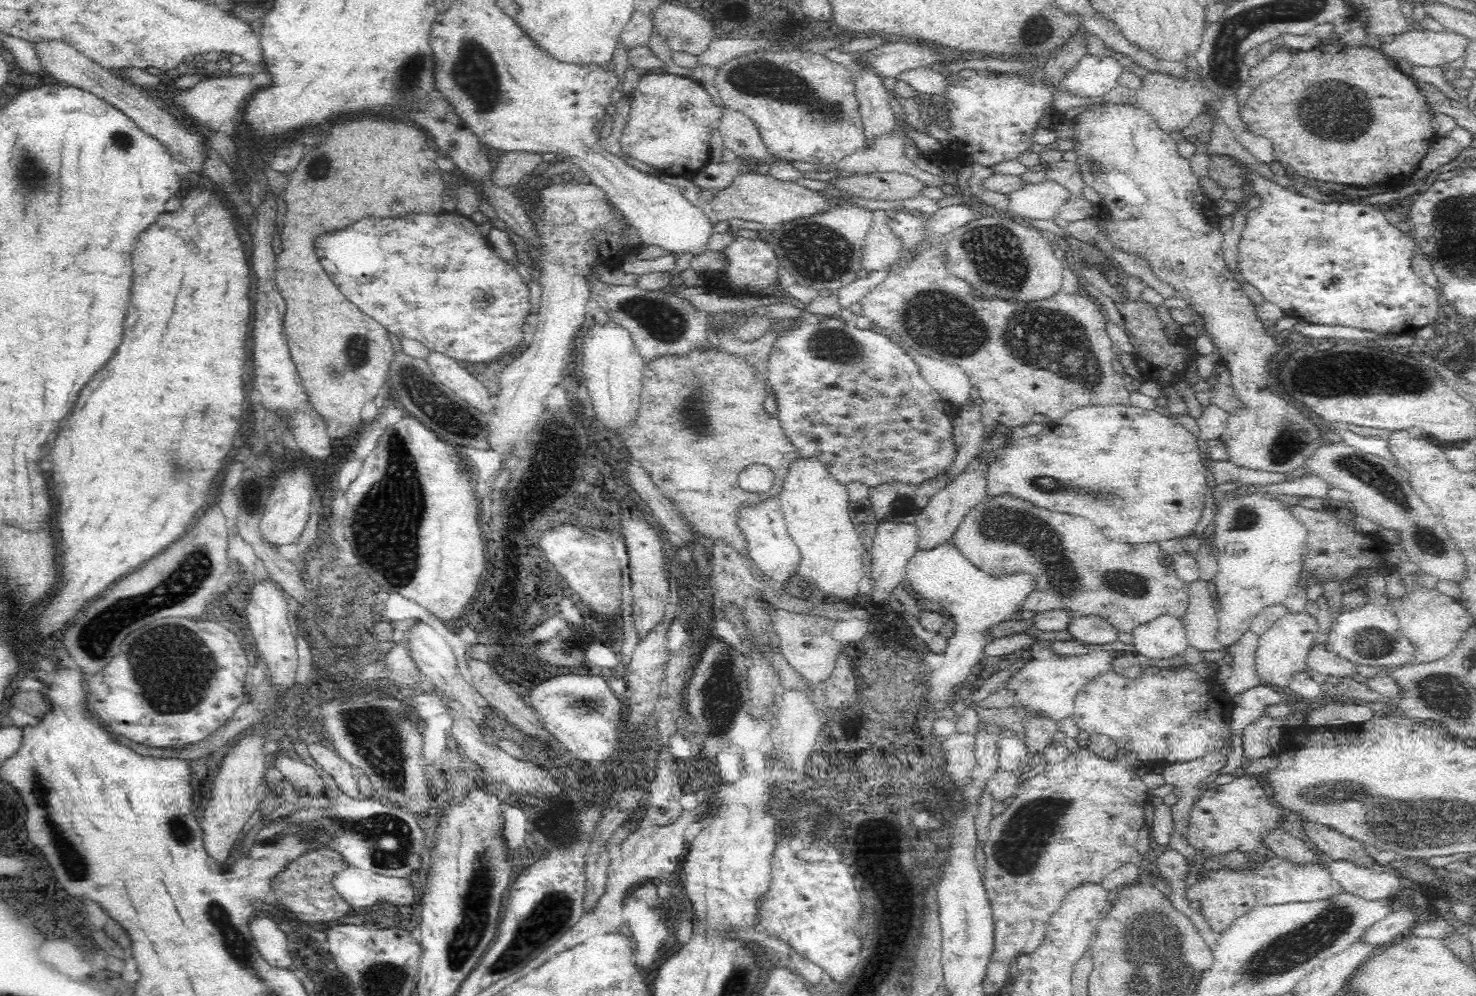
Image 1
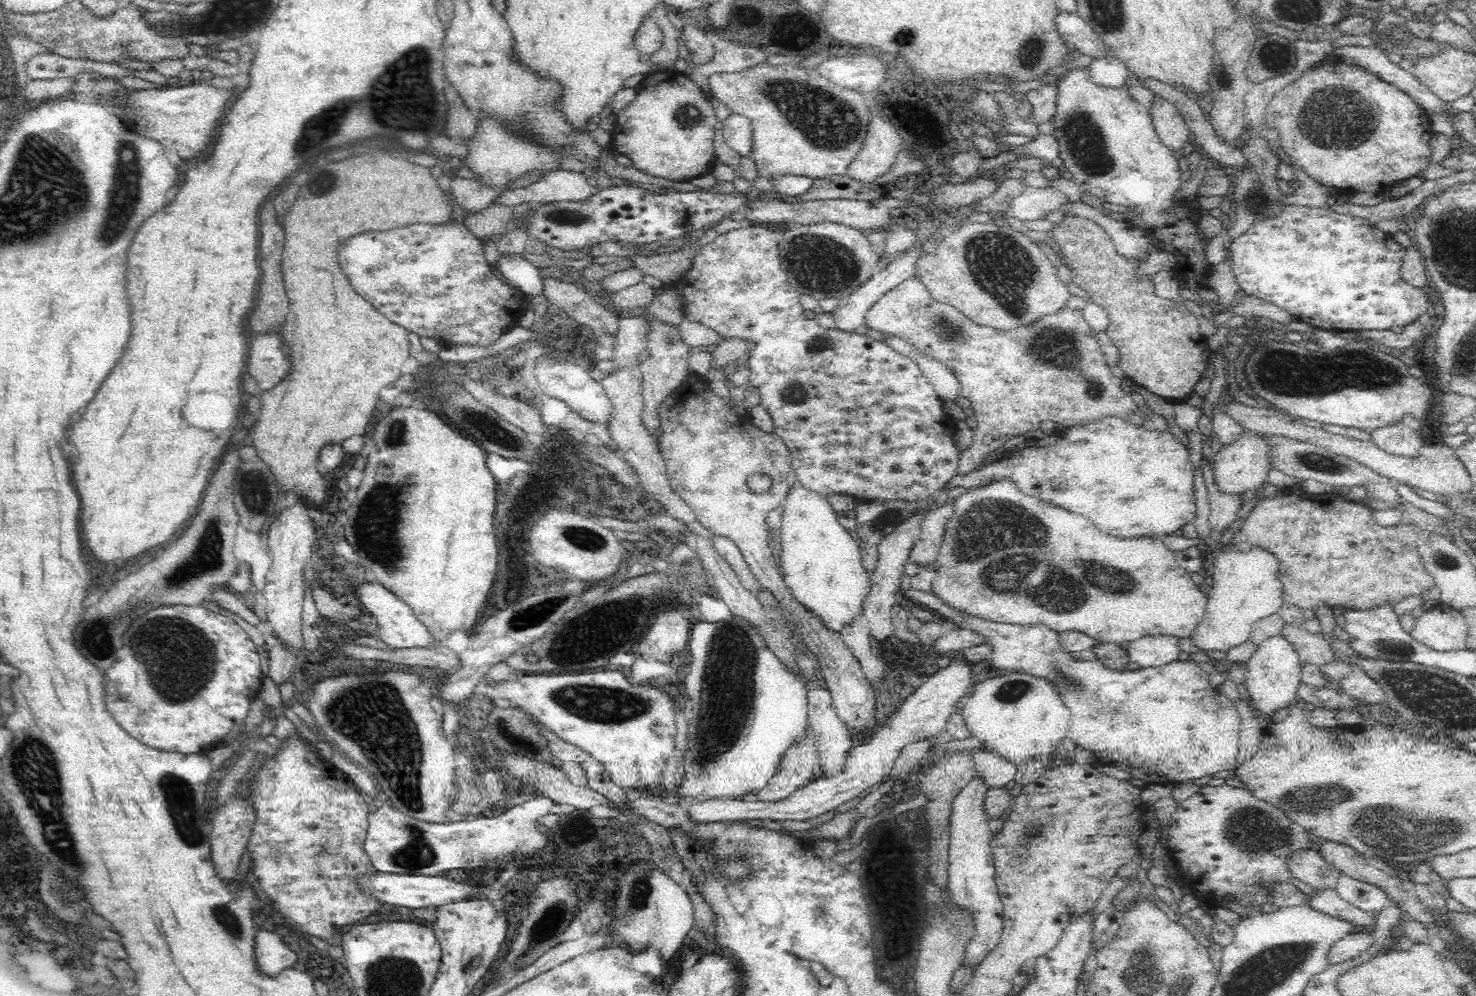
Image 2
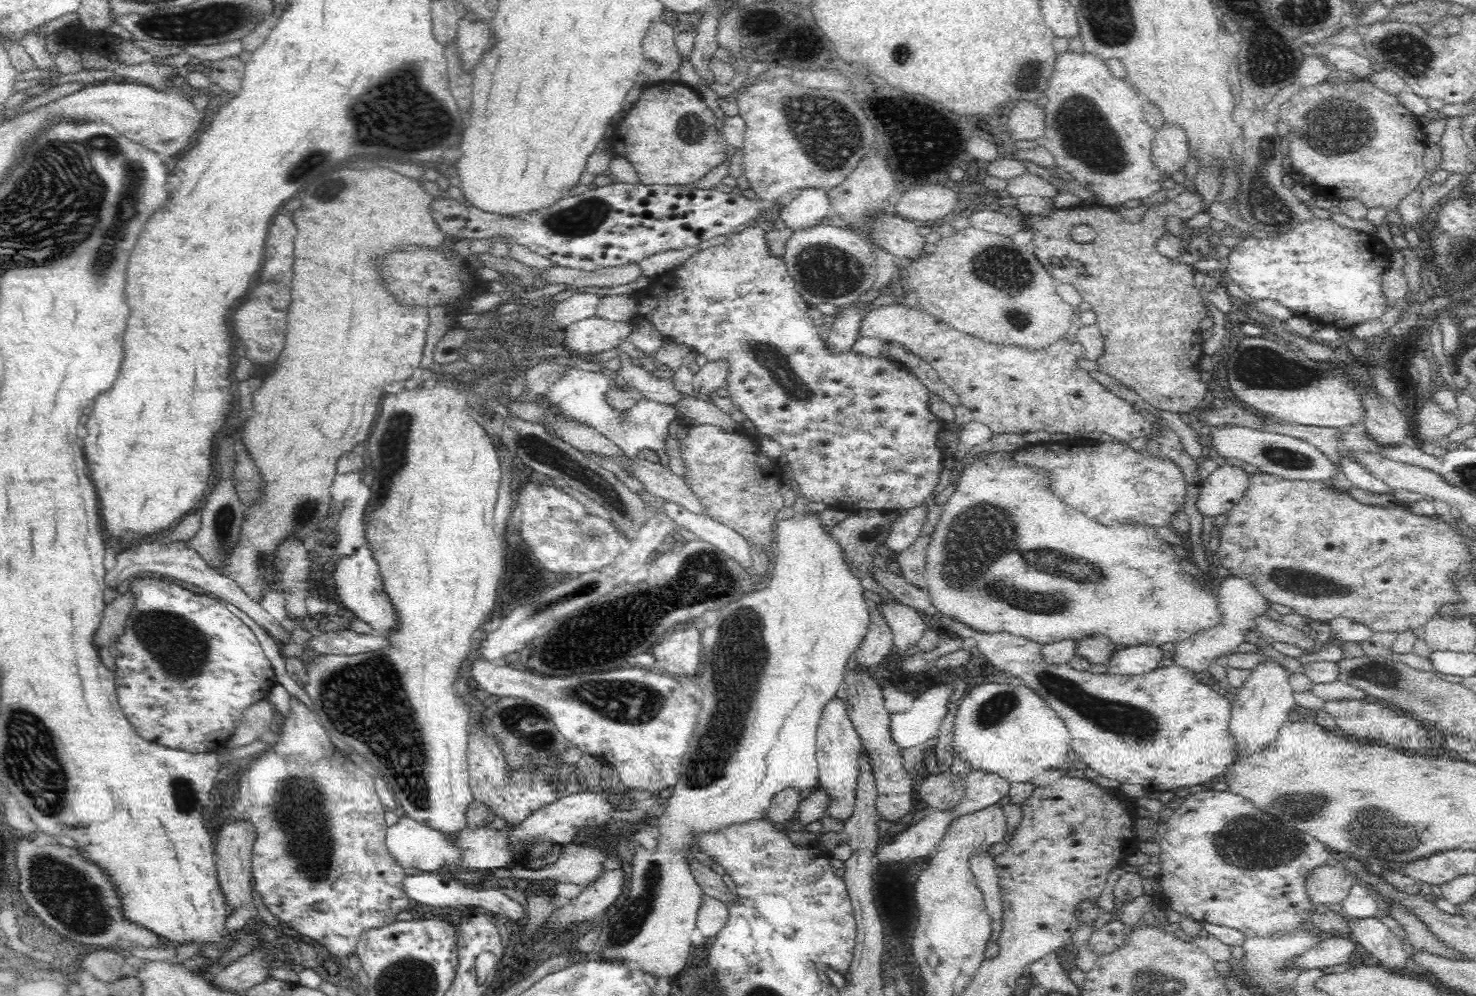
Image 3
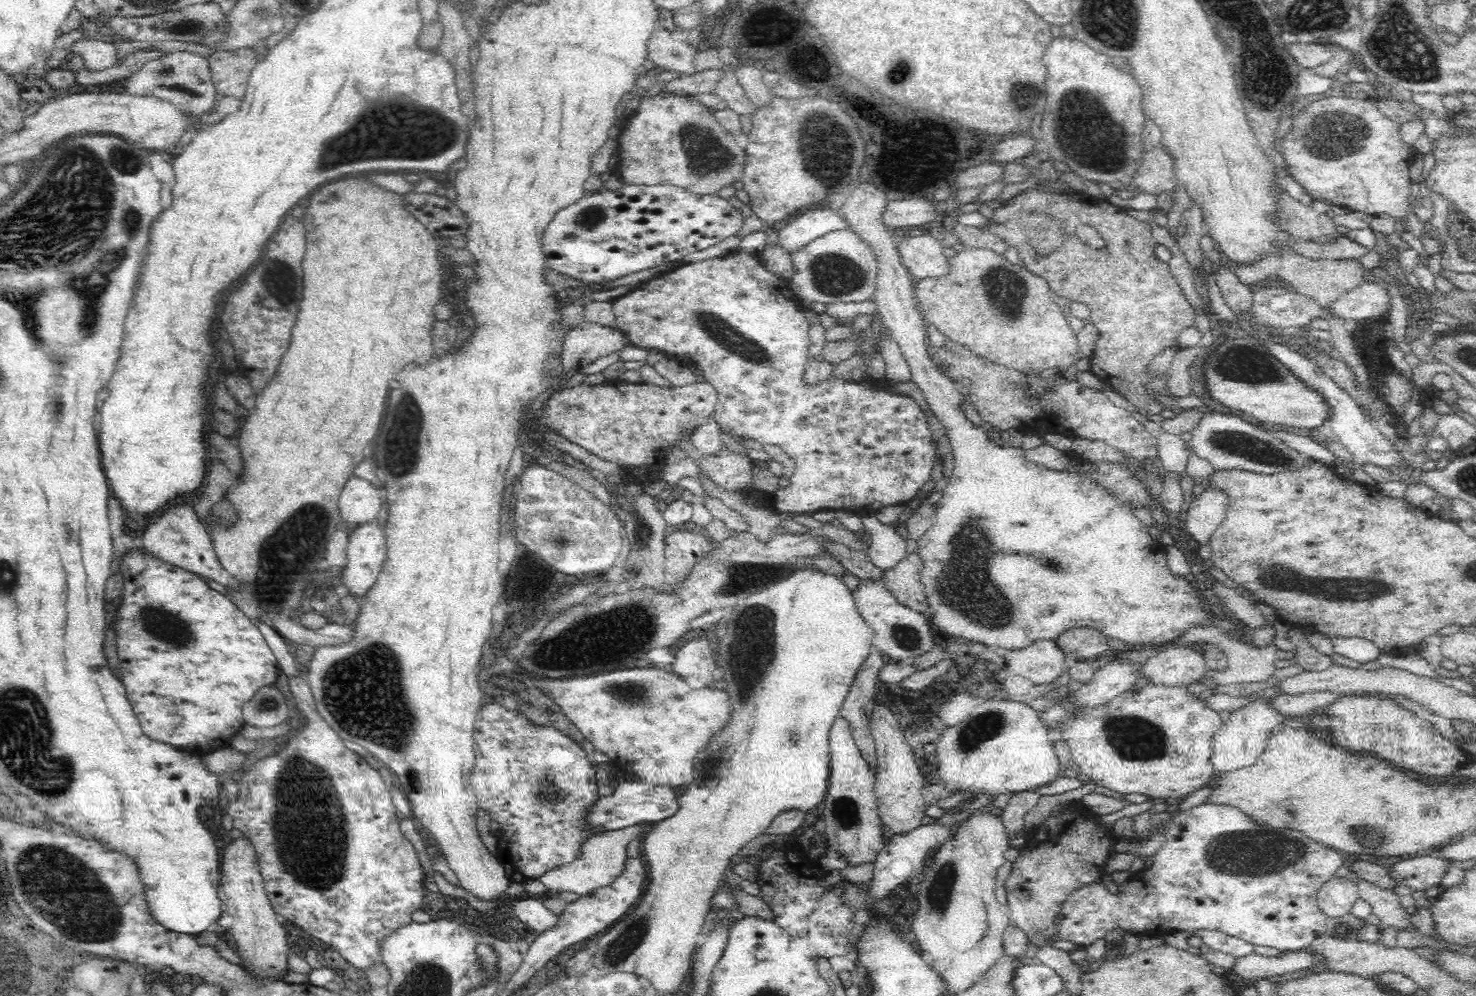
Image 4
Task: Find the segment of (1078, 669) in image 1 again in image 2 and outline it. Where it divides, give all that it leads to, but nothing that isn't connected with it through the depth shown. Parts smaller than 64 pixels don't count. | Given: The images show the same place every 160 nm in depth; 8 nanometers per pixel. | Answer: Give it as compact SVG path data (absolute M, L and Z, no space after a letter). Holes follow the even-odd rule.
M1024 671L1005 672L1004 676L976 684L976 690L966 696L959 711L968 723L970 736L982 742L980 750L998 751L1016 766L1034 755L1052 756L1072 724L1060 689L1046 677Z

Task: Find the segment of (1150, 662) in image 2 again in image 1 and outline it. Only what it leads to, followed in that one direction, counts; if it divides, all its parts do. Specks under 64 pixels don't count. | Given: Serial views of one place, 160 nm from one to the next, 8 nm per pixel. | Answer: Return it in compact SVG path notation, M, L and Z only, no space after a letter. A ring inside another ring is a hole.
M1160 613L1131 630L1135 653L1142 659L1169 659L1189 646L1184 623L1178 615Z

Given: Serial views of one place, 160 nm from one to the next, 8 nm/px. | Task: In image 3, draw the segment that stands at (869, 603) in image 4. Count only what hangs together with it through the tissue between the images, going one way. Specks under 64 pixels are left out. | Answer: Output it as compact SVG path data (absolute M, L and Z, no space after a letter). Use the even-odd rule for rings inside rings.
M896 600L882 601L880 609L894 633L894 646L900 650L916 646L926 627L921 613Z

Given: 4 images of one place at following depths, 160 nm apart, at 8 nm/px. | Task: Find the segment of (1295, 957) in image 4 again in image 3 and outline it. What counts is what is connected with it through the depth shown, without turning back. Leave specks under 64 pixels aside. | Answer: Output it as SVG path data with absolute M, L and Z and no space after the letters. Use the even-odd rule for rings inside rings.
M1333 936L1304 952L1302 956L1296 958L1295 964L1303 966L1305 970L1314 968L1330 968L1336 965L1348 963L1352 952L1360 952L1359 945L1351 938Z

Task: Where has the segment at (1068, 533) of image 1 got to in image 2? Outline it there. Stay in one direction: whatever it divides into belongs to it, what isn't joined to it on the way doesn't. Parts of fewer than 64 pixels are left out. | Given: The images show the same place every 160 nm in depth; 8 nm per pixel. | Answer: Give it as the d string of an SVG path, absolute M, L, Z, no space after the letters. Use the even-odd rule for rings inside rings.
M1002 480L987 488L965 490L960 497L956 498L954 514L949 516L948 522L946 522L946 532L944 532L936 564L939 564L940 570L936 572L934 580L931 580L931 590L948 606L961 610L961 612L967 612L971 616L999 623L1019 625L1046 623L1056 629L1058 634L1065 630L1078 630L1086 635L1096 637L1096 640L1102 643L1125 645L1141 636L1155 635L1156 633L1176 635L1180 638L1188 637L1196 629L1200 620L1204 618L1207 605L1207 592L1192 582L1189 572L1178 565L1175 552L1168 550L1162 543L1162 539L1136 536L1132 540L1128 540L1128 538L1118 540L1113 536L1106 536L1088 518L1054 508L1036 497L1020 493L1016 485L1008 480Z

